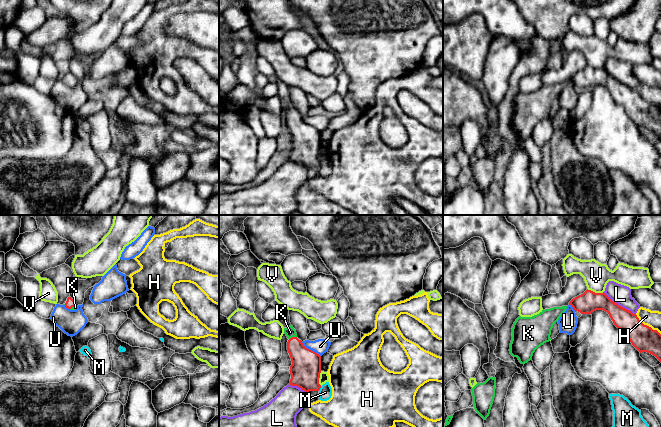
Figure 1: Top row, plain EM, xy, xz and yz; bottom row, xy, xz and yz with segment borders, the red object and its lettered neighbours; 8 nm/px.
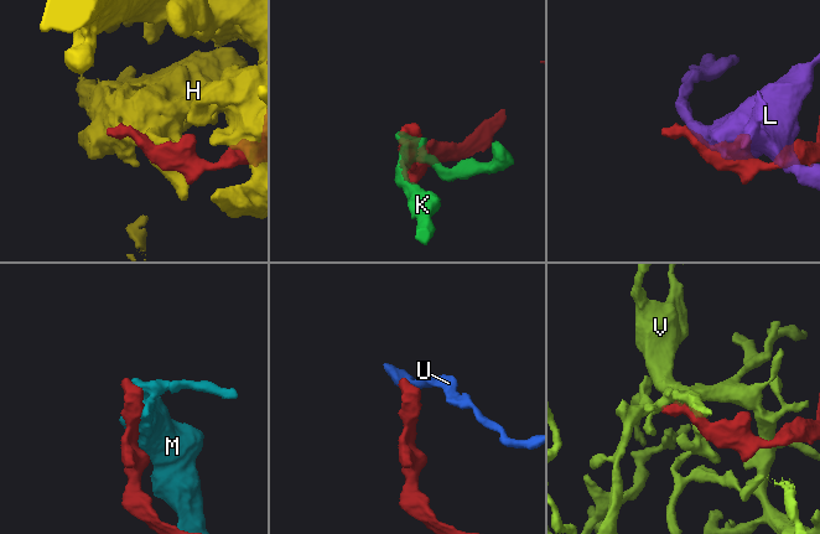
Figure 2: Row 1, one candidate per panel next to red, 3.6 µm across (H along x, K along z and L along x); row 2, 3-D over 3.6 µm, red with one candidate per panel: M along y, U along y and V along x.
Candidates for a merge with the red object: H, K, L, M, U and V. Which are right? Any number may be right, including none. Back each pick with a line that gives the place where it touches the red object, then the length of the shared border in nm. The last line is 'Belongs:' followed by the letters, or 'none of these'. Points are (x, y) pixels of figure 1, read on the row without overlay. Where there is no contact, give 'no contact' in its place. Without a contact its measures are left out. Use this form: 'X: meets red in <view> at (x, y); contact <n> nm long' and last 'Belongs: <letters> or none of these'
K: meets red in xz at (292, 113); contact 70 nm long
Belongs: K

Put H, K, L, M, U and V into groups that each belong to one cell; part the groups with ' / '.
H / K / L / M / U / V

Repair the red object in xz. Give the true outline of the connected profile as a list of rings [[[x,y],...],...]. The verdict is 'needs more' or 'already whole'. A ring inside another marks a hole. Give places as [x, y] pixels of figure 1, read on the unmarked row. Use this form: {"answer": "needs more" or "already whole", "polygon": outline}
{"answer": "needs more", "polygon": [[[292,101],[284,104],[284,109],[289,115],[287,126],[292,137],[289,160],[301,164],[306,169],[319,167],[321,132],[303,121],[302,117],[297,114],[296,106]]]}

